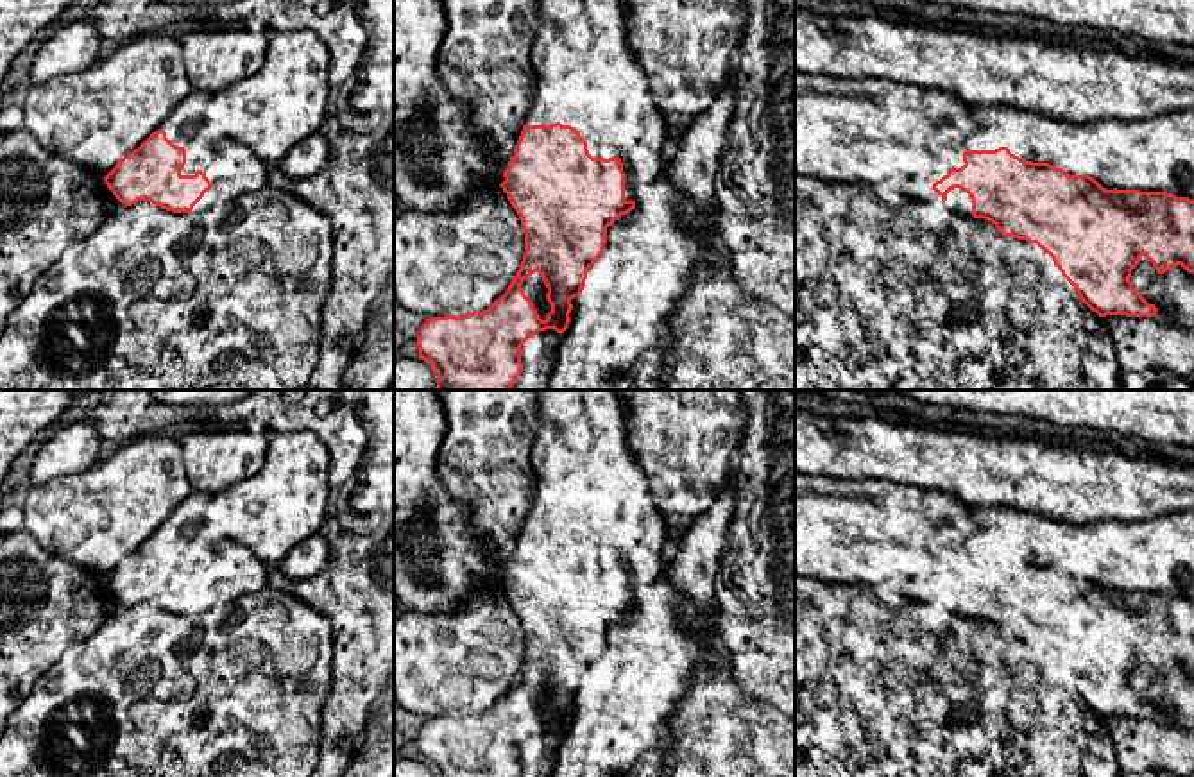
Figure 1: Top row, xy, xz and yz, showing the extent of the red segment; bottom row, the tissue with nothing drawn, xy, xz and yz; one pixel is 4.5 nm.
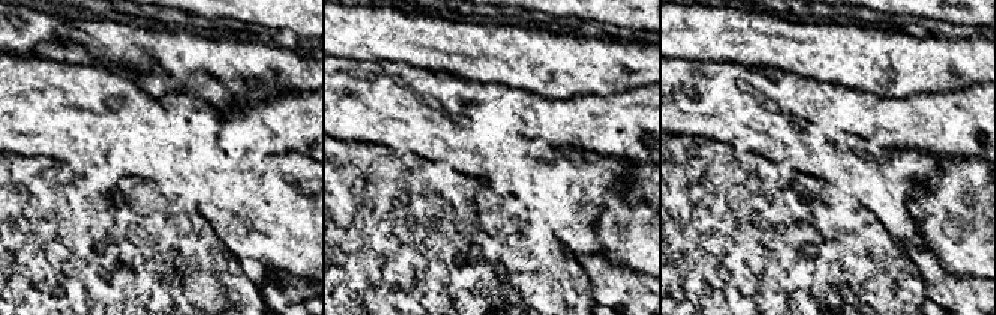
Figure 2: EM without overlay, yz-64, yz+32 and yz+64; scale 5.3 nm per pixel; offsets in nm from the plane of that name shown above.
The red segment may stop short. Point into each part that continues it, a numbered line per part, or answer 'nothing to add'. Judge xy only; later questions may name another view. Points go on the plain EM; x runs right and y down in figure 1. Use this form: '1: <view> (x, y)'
1: xy (203, 525)

